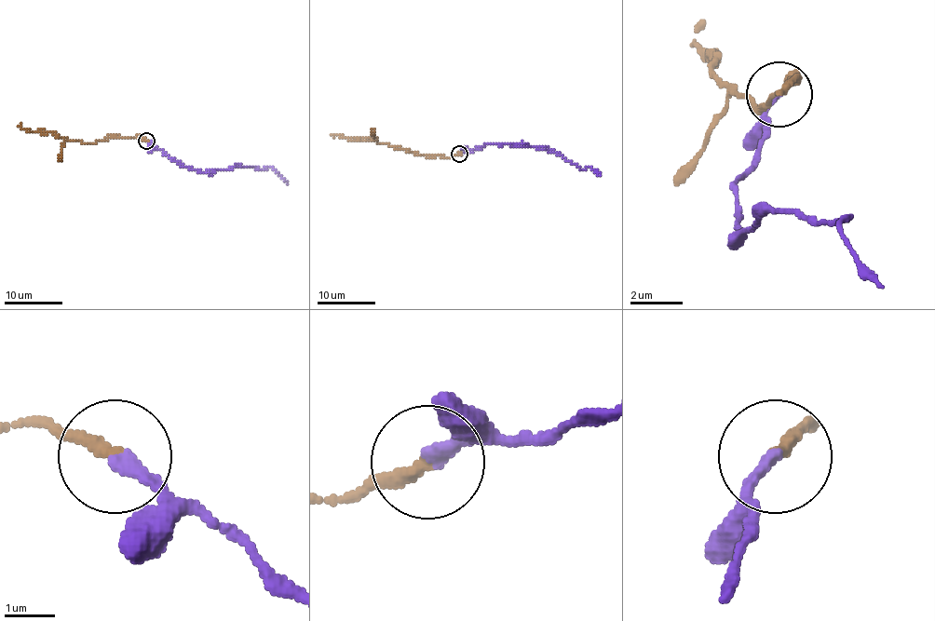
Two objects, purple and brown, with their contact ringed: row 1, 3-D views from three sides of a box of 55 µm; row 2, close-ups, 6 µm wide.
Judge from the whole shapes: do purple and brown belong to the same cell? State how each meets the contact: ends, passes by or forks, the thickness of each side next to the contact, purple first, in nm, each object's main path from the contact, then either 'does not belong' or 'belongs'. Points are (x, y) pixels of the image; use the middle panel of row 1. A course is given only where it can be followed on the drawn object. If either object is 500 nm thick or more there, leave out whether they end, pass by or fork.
purple ends there; brown ends there; 280 nm thick on the purple side, 280 nm on the other; purple runs (459, 153), (485, 144), (528, 145), (556, 152), (585, 168), (590, 168), (601, 176); brown runs (459, 153), (450, 157), (427, 157), (371, 139), (334, 137); belongs

